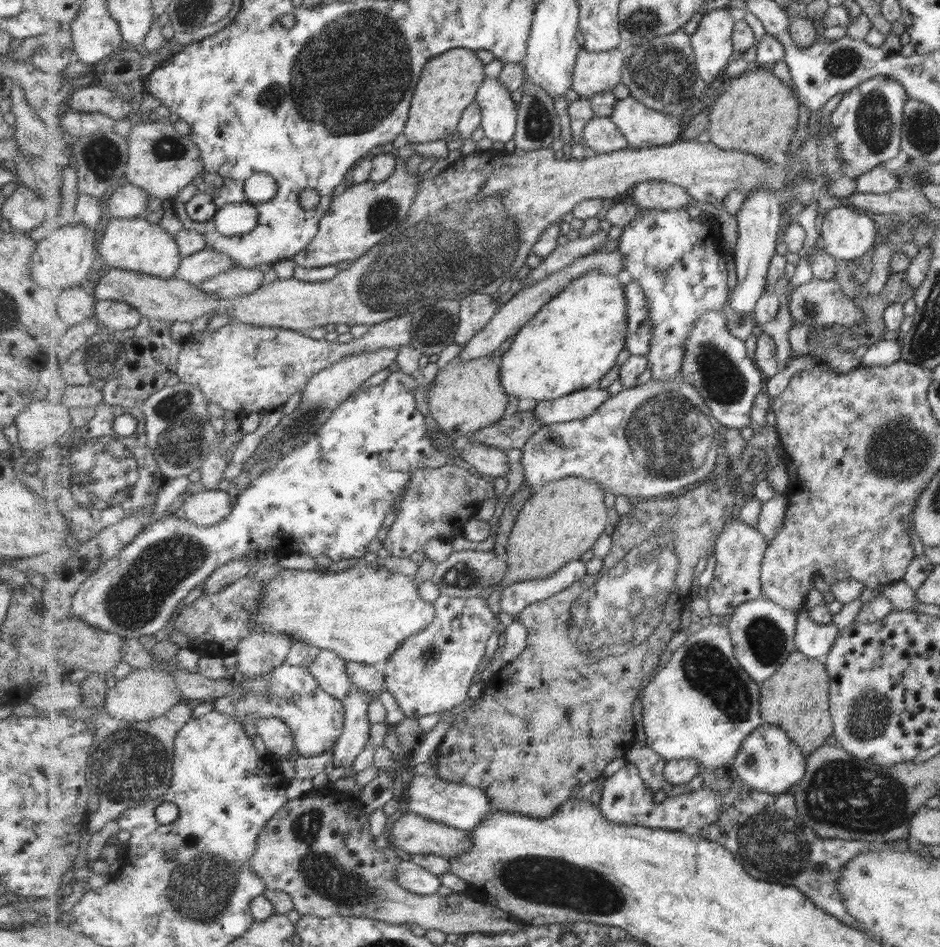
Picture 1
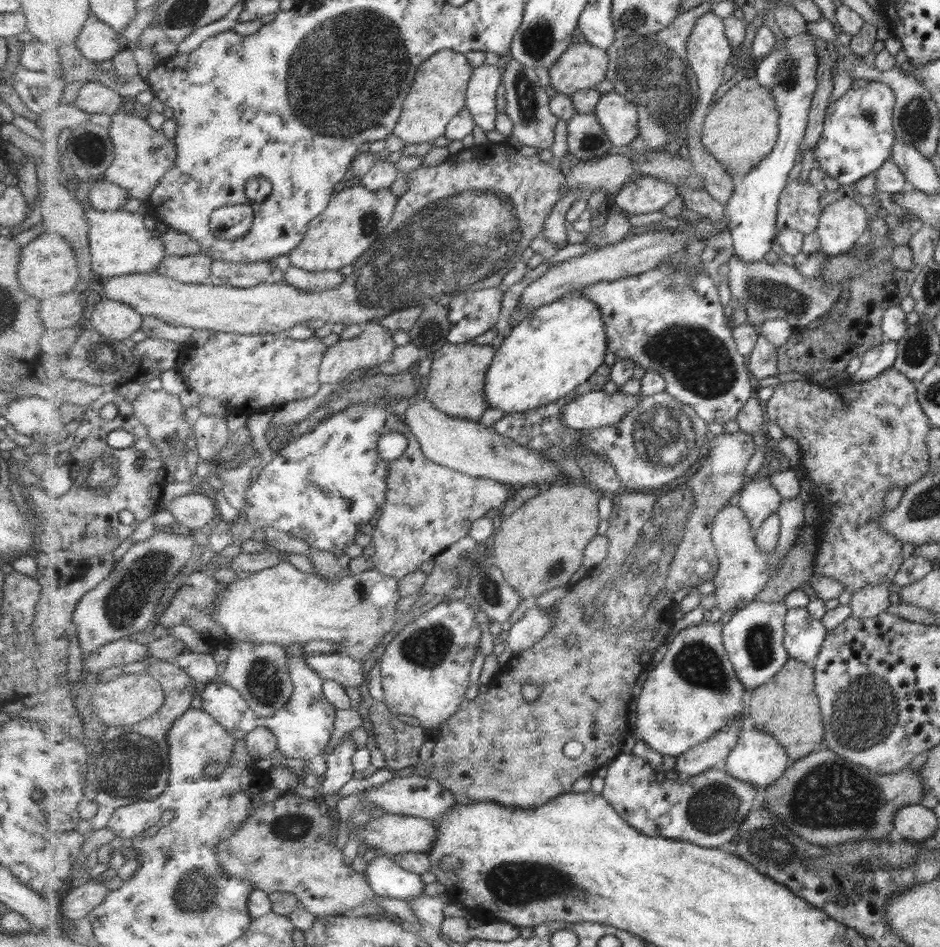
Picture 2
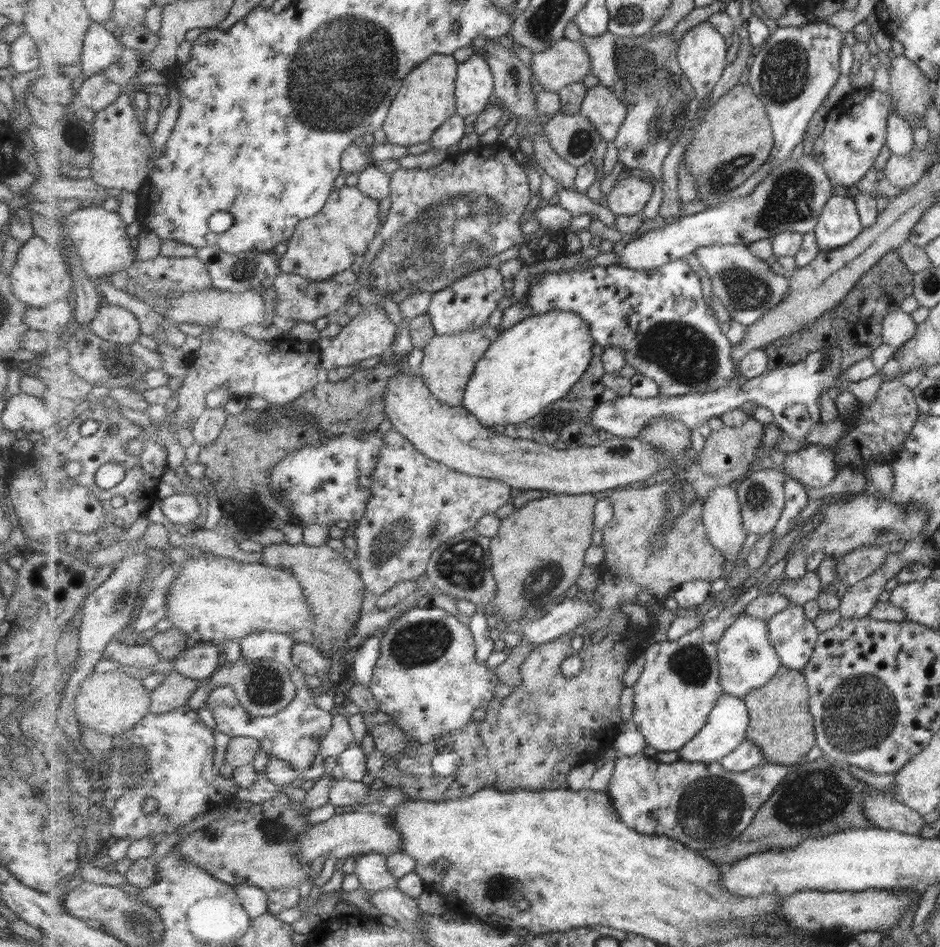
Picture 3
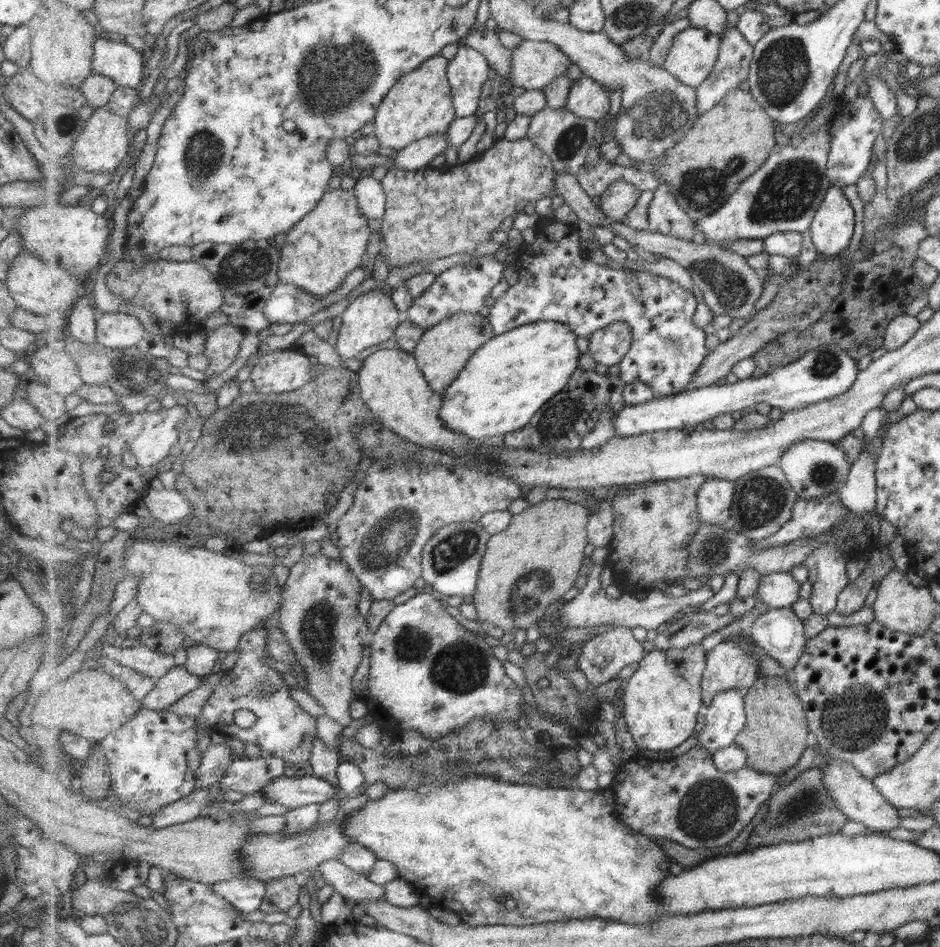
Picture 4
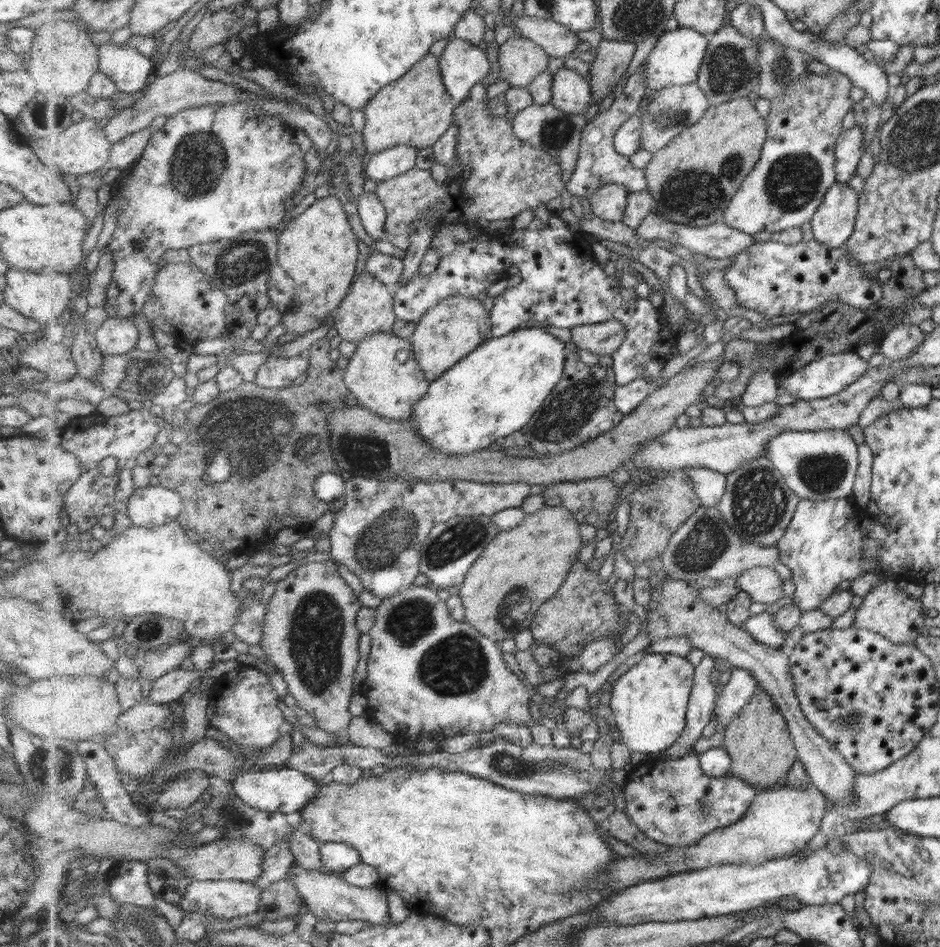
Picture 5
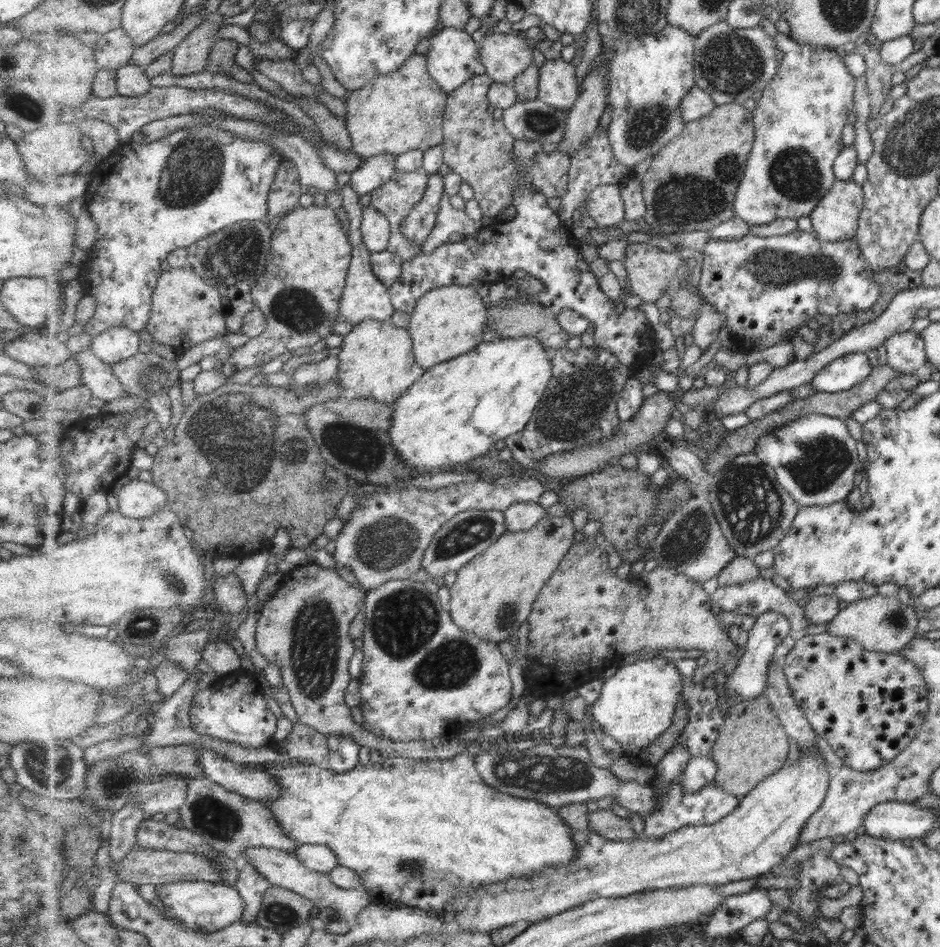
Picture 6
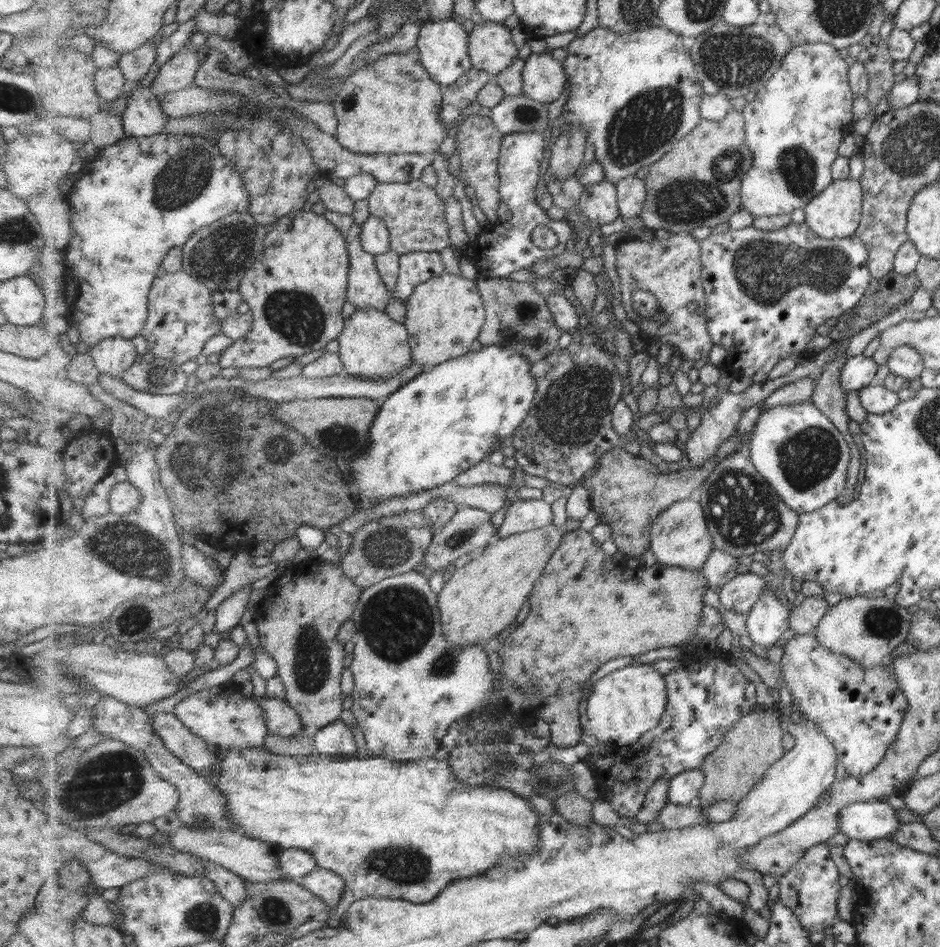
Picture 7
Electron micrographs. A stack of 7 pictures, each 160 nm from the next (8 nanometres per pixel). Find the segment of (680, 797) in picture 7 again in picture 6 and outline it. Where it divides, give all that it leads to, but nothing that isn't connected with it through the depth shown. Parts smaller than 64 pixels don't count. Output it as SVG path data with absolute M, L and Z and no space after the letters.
M695 756L687 765L687 770L685 770L682 776L683 789L687 794L693 794L695 792L700 792L700 790L713 785L717 774L719 772L719 767L715 760L711 756Z

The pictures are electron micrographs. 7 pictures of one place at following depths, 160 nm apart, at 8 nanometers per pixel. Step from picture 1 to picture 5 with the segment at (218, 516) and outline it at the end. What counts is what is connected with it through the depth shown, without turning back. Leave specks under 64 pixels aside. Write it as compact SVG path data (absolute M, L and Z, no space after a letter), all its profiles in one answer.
M159 485L134 488L126 504L127 515L136 527L167 526L183 512L181 495Z

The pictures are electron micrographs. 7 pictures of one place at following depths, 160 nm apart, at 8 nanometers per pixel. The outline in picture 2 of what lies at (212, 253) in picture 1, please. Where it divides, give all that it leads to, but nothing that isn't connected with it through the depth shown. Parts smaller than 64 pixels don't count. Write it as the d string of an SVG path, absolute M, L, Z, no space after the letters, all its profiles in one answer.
M202 254L189 256L168 256L163 264L157 268L156 273L163 276L172 277L174 280L186 284L206 284L210 283L212 276L213 262L212 257Z

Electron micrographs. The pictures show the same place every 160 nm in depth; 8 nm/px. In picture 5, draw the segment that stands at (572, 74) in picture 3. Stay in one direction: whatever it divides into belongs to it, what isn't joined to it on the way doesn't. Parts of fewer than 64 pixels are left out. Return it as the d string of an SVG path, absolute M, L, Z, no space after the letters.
M512 36L499 46L499 79L507 80L511 87L526 87L538 74L549 68L549 56L540 44L527 38Z

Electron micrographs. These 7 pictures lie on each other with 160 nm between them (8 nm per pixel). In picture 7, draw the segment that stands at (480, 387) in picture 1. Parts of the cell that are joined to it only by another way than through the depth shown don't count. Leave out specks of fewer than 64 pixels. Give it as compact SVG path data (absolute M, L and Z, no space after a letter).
M449 272L416 286L406 310L404 325L409 331L412 355L415 362L424 368L467 354L486 323L486 309L478 283Z

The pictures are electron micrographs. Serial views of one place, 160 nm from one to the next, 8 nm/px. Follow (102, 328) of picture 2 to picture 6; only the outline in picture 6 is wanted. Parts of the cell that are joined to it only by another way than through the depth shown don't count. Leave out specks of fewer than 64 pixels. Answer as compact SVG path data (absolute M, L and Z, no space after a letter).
M114 326L92 337L90 346L103 362L112 366L139 353L141 336L132 328Z

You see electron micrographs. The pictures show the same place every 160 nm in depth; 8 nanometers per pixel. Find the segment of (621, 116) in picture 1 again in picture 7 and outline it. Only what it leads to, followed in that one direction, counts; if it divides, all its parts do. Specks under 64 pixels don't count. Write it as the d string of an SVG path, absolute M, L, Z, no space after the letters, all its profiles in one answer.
M549 51L532 53L526 59L524 66L524 94L542 103L555 102L563 94L567 86L568 78L564 69L564 63L555 60Z

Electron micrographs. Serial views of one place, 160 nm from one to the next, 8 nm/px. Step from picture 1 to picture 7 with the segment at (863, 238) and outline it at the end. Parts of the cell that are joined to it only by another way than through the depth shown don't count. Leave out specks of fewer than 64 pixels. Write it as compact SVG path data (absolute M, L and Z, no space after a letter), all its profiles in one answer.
M847 178L833 181L820 196L816 196L804 208L806 223L809 227L825 239L847 238L859 227L859 214L863 210L863 190L859 190L857 180Z

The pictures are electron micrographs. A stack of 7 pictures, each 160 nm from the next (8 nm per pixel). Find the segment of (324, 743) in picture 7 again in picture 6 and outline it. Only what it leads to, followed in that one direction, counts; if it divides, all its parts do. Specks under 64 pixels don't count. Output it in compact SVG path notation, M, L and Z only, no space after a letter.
M328 736L329 738L329 769L337 774L355 770L359 764L360 745L351 736Z

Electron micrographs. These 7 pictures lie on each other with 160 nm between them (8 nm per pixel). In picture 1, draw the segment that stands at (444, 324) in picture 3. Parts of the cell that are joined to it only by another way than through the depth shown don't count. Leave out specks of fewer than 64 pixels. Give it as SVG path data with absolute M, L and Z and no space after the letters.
M474 293L463 298L461 303L461 322L455 342L463 346L491 322L501 307L497 306L497 302L488 293Z

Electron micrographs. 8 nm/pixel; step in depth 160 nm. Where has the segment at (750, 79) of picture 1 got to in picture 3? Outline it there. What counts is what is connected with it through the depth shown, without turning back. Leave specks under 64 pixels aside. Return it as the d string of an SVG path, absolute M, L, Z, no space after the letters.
M748 83L732 88L708 110L685 153L686 165L698 184L698 200L707 208L724 203L734 188L770 160L775 147L775 133L766 104Z

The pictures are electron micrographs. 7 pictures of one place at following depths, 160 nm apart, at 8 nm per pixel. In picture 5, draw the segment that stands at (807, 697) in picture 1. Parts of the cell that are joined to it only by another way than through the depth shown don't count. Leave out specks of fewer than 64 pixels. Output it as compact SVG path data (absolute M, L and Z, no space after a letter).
M759 685L758 691L746 706L739 718L727 726L722 746L732 758L729 775L743 779L762 791L786 780L791 767L799 758L787 720L764 688Z

